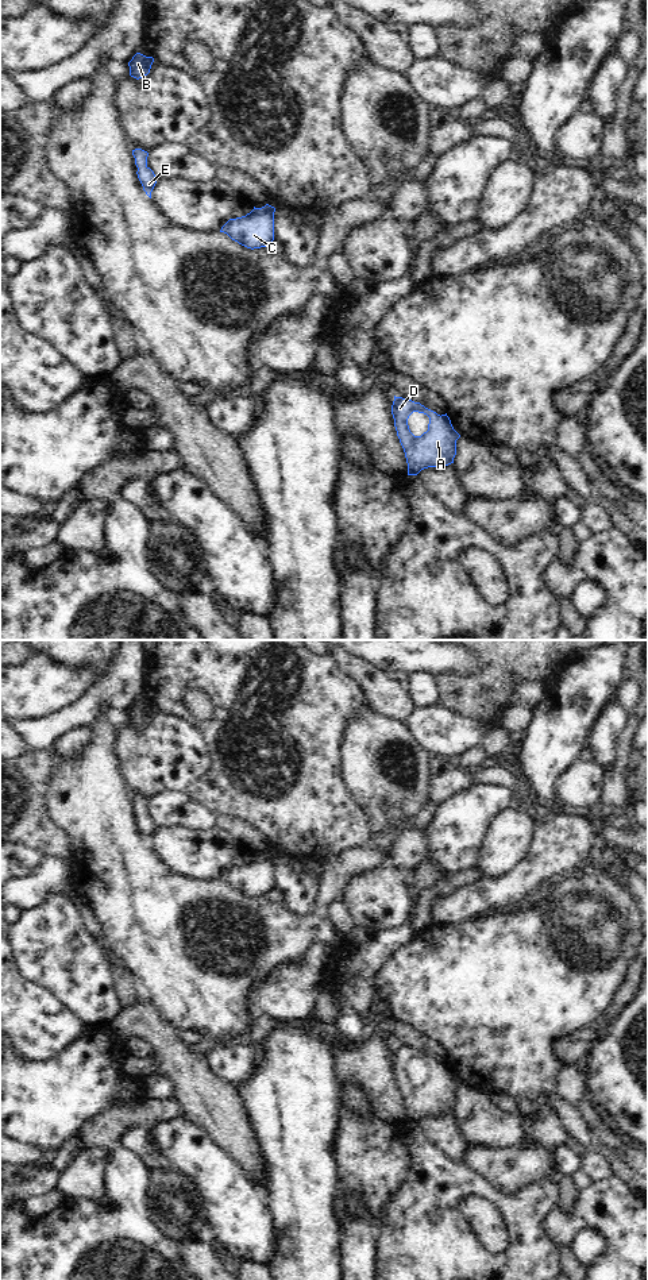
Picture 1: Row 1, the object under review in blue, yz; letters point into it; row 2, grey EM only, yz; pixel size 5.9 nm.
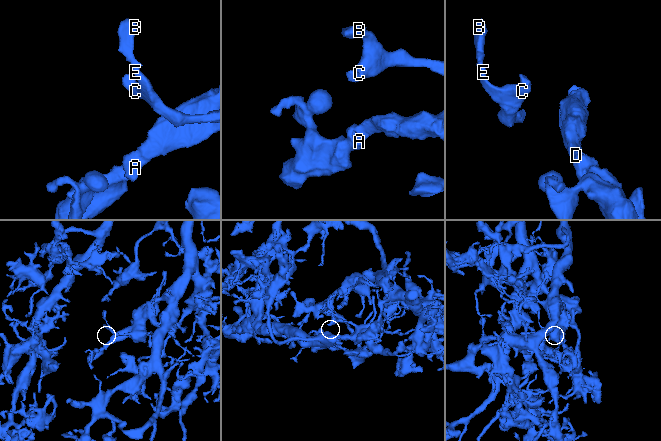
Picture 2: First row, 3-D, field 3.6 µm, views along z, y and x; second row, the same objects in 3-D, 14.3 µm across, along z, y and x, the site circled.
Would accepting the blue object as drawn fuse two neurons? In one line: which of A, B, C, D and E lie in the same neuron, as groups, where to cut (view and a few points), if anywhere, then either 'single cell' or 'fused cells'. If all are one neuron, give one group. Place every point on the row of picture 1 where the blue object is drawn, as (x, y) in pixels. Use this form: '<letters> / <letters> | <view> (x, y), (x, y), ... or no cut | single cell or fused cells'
A B C D E | no cut | single cell

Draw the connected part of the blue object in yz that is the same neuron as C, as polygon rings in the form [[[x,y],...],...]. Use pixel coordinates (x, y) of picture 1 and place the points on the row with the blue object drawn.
[[[269,204],[254,207],[246,216],[230,219],[220,232],[251,250],[267,247],[274,240],[274,212],[275,208]]]

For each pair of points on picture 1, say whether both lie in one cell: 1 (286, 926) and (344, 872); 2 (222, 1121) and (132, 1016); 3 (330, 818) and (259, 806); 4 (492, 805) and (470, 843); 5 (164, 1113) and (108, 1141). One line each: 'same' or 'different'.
1: same
2: same
3: same
4: same
5: same

